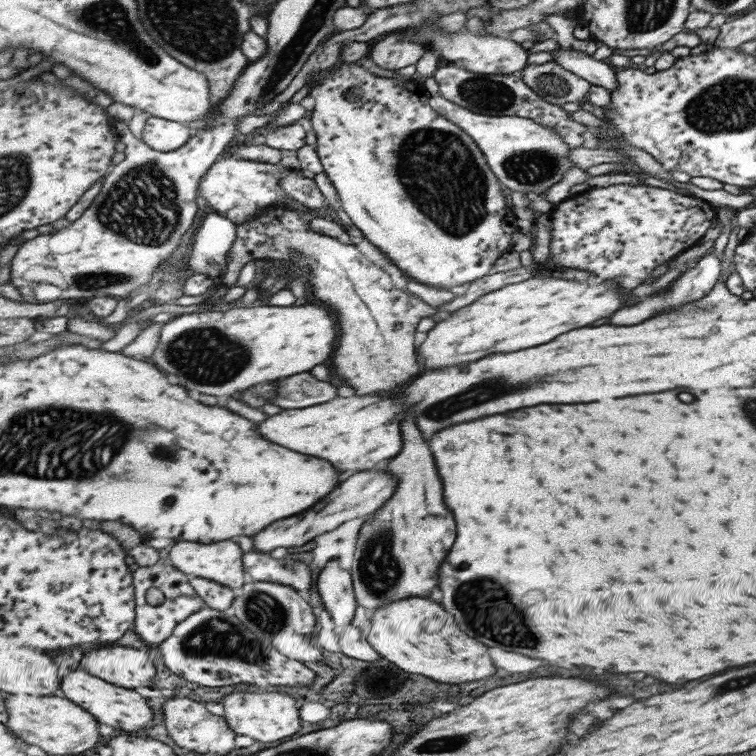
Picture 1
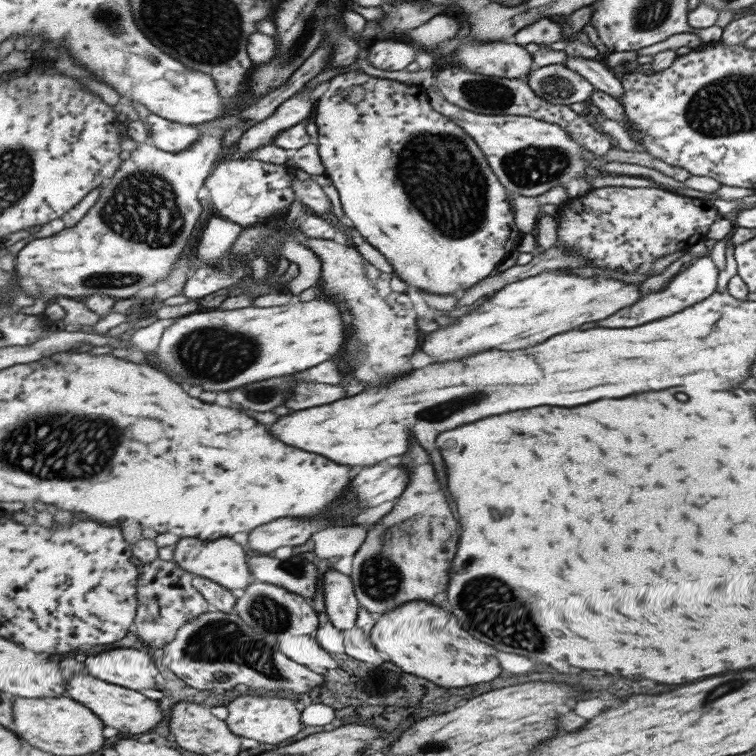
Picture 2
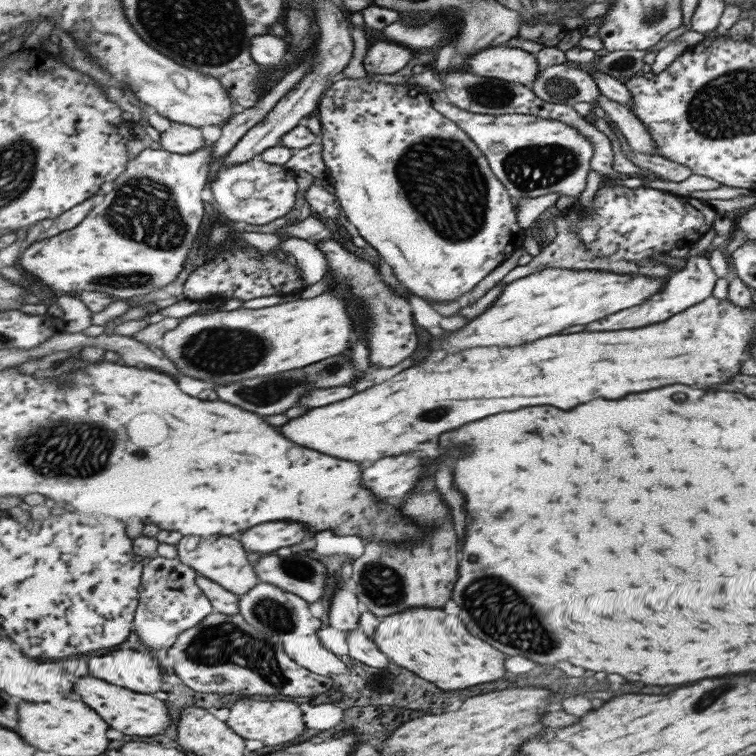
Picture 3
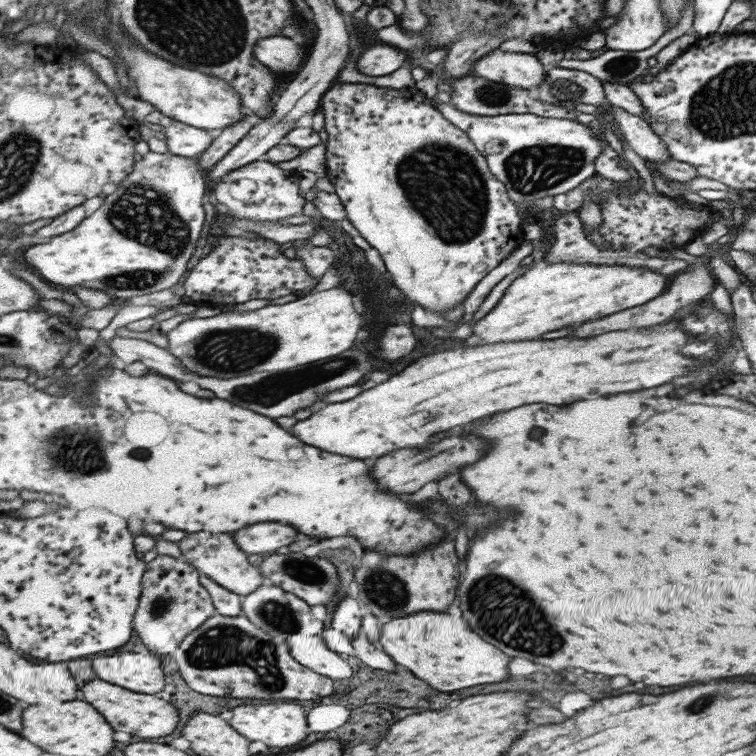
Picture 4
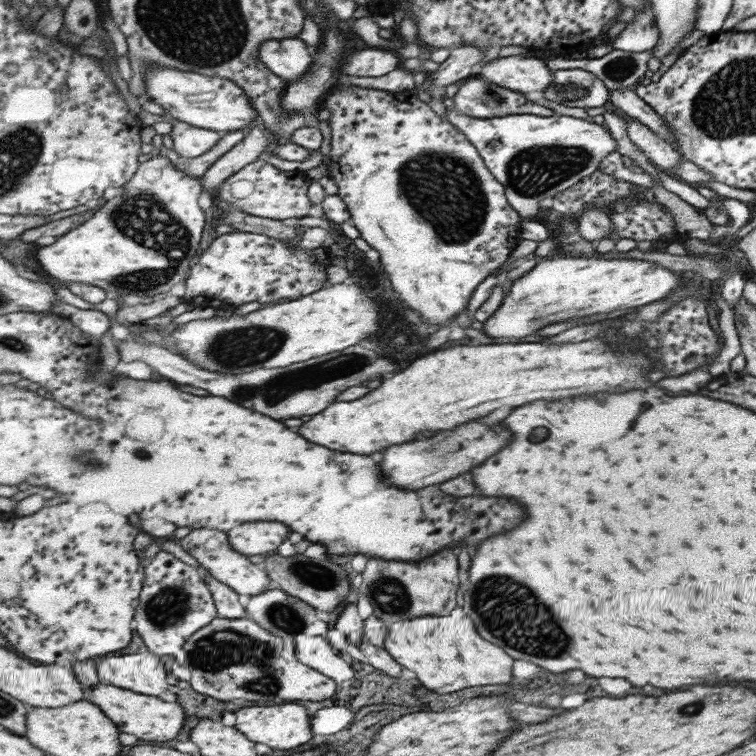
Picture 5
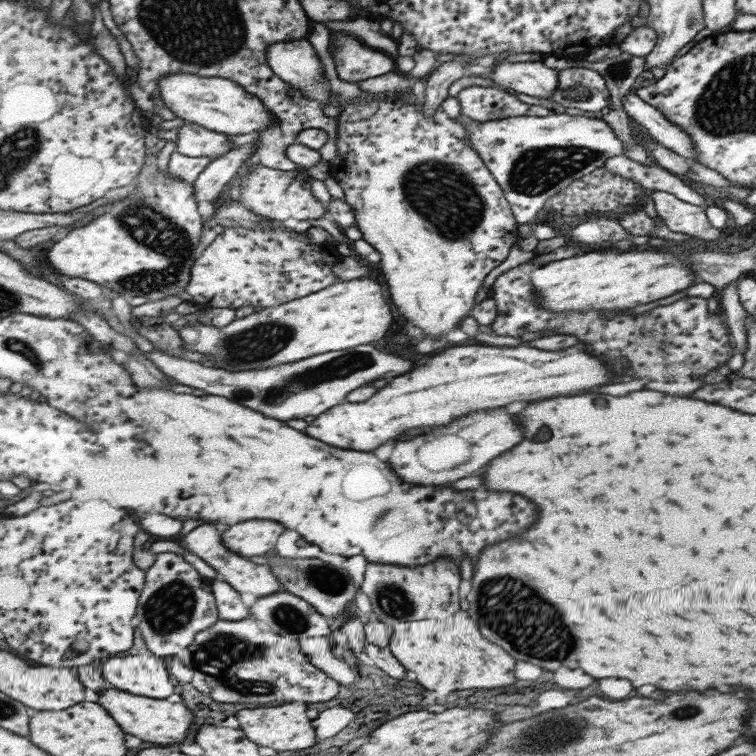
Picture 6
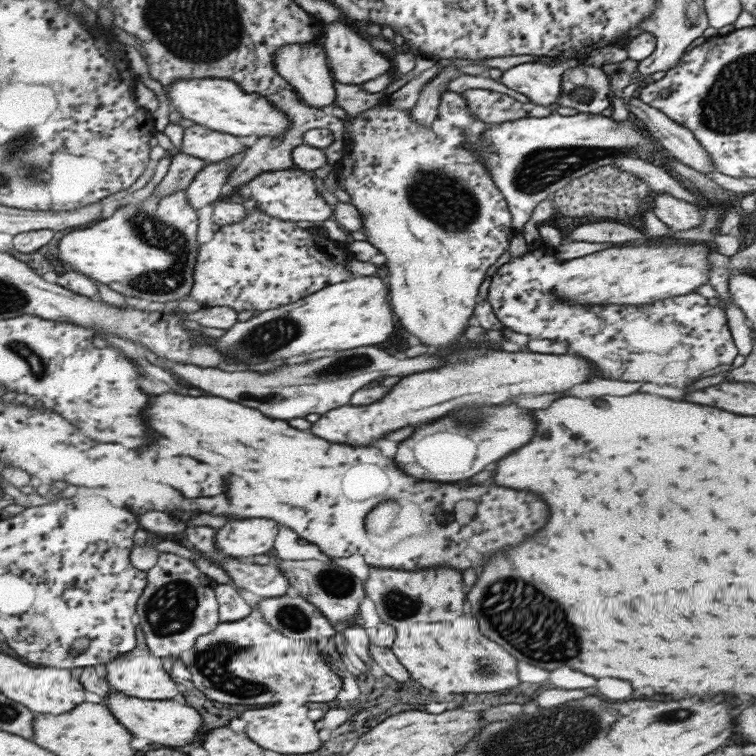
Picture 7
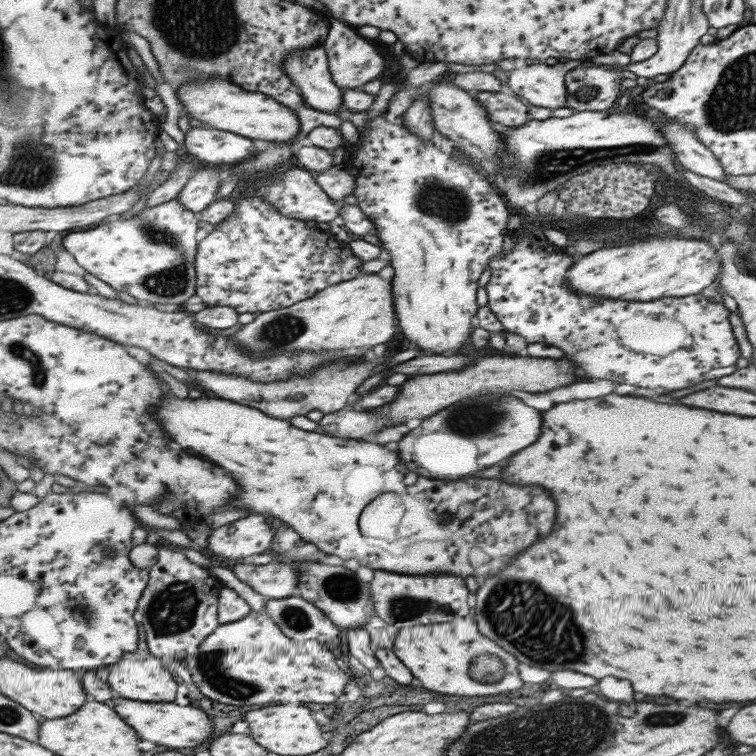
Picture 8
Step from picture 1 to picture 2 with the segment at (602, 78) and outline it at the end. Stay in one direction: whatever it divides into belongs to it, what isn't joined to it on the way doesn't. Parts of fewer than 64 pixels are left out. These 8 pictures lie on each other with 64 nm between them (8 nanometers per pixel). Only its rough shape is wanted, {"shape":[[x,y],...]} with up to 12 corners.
{"shape":[[566,56],[563,65],[593,88],[622,98],[618,78],[601,59]]}

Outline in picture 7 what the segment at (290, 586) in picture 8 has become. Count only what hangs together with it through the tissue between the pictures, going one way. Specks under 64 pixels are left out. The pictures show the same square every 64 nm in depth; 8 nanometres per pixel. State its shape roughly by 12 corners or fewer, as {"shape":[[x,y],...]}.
{"shape":[[185,528],[185,540],[221,567],[235,588],[263,598],[283,596],[287,578],[269,563],[217,560],[213,528]]}

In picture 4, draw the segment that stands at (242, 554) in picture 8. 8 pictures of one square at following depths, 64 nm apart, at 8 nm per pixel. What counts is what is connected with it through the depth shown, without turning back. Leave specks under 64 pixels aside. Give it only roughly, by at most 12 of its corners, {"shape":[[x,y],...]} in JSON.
{"shape":[[259,522],[233,532],[246,555],[265,556],[291,544],[295,530]]}

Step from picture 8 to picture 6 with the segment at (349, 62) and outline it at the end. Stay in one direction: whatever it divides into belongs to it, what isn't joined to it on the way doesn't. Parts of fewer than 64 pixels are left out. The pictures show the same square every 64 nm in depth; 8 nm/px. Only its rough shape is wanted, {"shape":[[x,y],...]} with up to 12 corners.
{"shape":[[330,31],[337,78],[353,83],[381,76],[393,57],[357,36]]}

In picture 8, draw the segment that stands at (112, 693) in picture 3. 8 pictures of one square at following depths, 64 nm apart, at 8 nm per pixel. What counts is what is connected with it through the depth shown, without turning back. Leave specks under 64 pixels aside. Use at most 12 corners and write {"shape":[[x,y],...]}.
{"shape":[[111,698],[139,738],[195,748],[213,736],[199,707]]}

